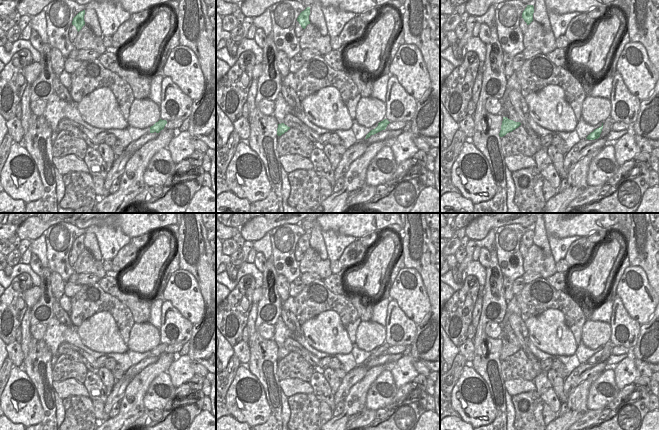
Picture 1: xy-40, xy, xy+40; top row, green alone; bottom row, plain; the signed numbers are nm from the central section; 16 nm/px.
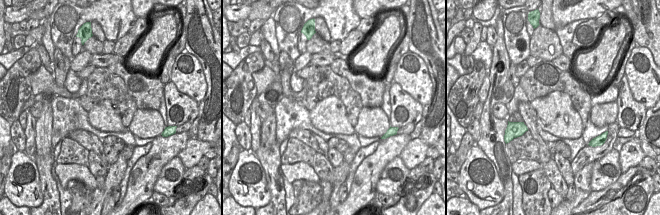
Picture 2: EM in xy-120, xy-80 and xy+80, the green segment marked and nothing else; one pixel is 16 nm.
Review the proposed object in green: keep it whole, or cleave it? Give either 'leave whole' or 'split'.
leave whole

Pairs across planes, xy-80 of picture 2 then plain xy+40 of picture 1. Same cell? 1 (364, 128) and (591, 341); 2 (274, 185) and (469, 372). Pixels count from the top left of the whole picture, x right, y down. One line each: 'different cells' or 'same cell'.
1: same cell
2: different cells

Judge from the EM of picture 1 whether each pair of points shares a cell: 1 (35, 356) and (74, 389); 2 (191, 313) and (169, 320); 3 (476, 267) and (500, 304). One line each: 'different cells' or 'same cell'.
1: different cells
2: different cells
3: different cells

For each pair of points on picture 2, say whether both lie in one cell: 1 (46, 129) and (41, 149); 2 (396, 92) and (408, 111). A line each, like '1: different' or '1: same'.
1: same
2: same

